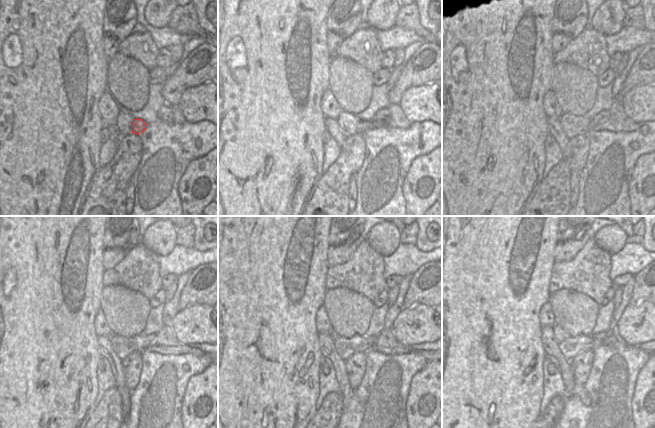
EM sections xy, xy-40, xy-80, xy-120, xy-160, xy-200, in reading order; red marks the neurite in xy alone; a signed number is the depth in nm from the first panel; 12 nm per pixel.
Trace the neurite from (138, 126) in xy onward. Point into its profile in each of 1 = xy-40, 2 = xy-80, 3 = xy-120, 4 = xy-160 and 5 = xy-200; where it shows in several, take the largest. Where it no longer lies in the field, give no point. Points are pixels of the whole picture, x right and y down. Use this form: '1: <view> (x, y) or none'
1: xy-40 (398, 119)
2: xy-80 (618, 121)
3: xy-120 (165, 342)
4: xy-160 (386, 343)
5: xy-200 (610, 339)

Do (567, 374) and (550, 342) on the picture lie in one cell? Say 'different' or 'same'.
same

